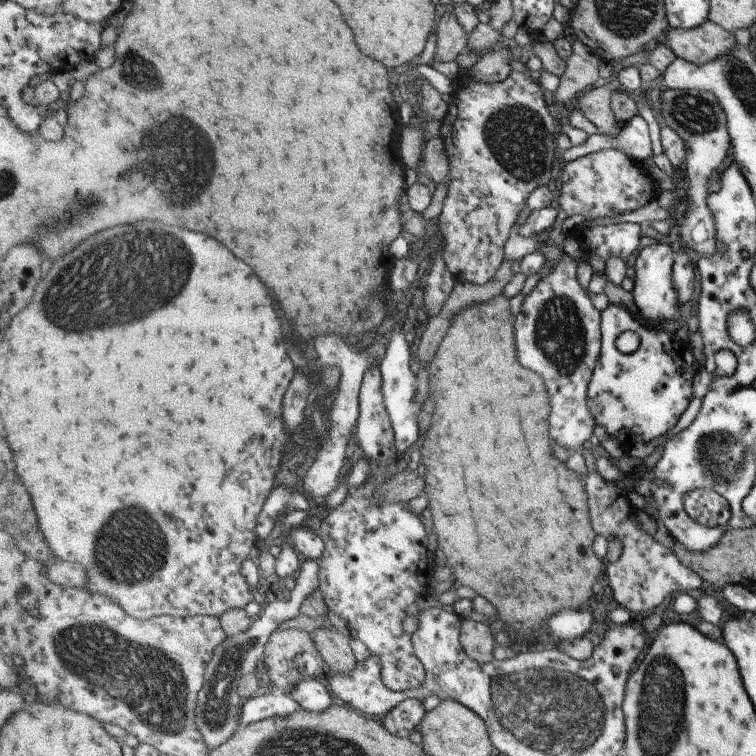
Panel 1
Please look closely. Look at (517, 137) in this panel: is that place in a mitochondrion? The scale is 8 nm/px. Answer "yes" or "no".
yes

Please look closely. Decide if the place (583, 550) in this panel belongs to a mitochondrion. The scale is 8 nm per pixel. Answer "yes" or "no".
no

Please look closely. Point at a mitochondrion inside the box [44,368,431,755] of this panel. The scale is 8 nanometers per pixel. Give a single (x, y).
(148, 682)

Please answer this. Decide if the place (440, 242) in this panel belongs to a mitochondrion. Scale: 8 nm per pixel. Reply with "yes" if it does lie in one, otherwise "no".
no

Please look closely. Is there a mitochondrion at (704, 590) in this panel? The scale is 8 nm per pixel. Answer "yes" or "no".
no

